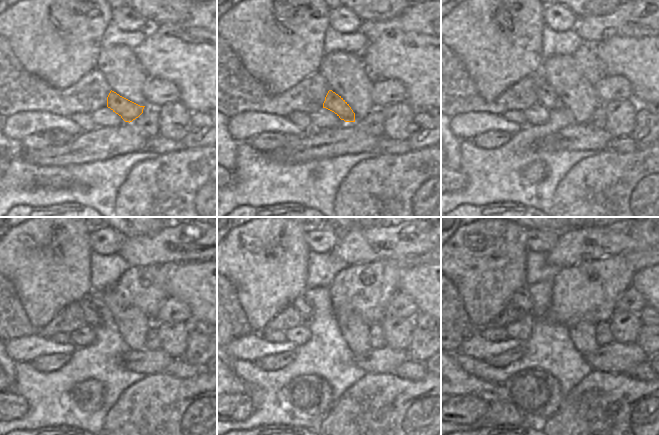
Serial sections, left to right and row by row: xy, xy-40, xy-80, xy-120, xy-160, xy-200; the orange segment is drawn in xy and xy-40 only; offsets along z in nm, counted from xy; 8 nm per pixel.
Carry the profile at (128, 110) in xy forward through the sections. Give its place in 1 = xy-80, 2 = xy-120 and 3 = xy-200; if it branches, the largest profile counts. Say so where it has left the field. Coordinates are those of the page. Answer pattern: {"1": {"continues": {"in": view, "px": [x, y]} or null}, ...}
{"1": {"continues": {"in": "xy-80", "px": [546, 96]}}, "2": {"continues": {"in": "xy-120", "px": [88, 304]}}, "3": {"continues": {"in": "xy-200", "px": [521, 299]}}}

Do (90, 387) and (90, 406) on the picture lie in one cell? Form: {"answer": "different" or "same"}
{"answer": "same"}

